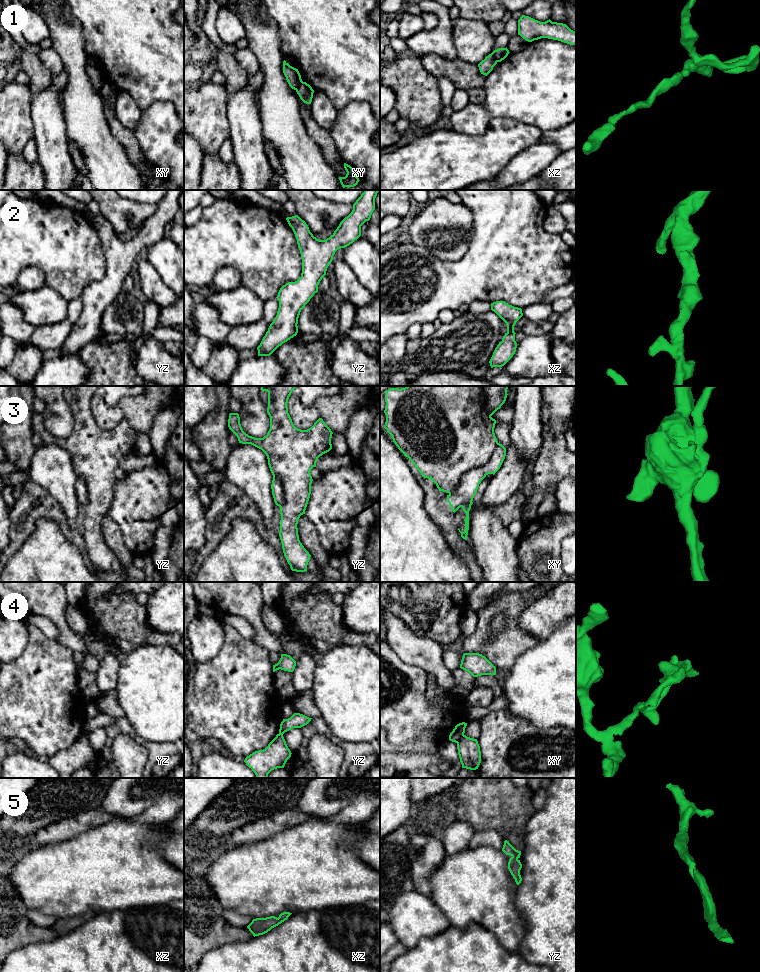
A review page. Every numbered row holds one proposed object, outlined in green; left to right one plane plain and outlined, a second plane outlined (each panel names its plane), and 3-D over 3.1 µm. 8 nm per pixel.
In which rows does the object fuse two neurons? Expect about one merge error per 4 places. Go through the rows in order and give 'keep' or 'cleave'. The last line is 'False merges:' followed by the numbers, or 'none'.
1: cleave
2: keep
3: cleave
4: cleave
5: keep
False merges: 1, 3, 4

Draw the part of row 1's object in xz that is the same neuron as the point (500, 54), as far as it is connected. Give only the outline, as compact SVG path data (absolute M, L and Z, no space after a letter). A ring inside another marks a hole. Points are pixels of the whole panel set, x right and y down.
M506 47L506 48L499 48L497 50L494 50L492 53L493 53L495 59L498 62L501 62L502 60L504 60L508 56L508 54L510 52L509 52L509 50Z

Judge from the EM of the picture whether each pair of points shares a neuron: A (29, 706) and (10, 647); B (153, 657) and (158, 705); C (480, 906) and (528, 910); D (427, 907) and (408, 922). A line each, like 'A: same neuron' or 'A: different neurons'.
A: different neurons
B: same neuron
C: different neurons
D: same neuron

